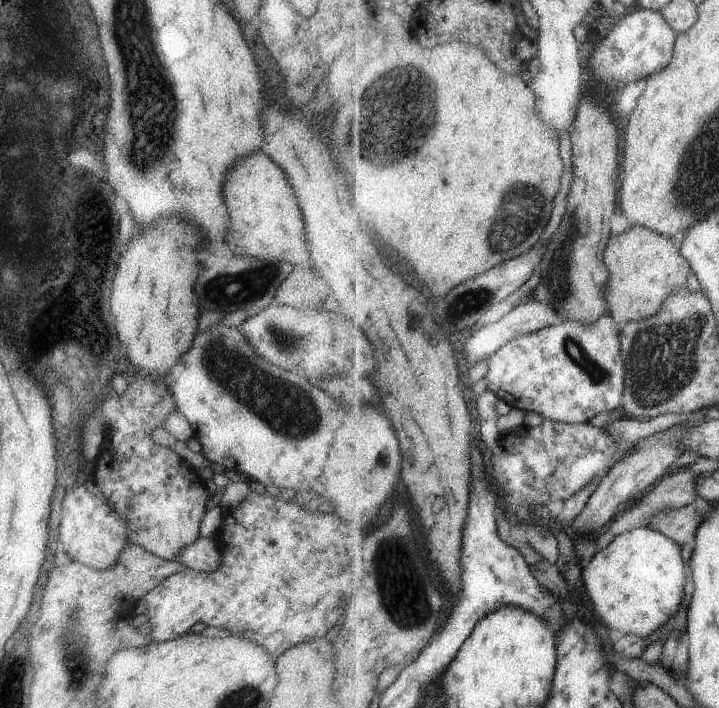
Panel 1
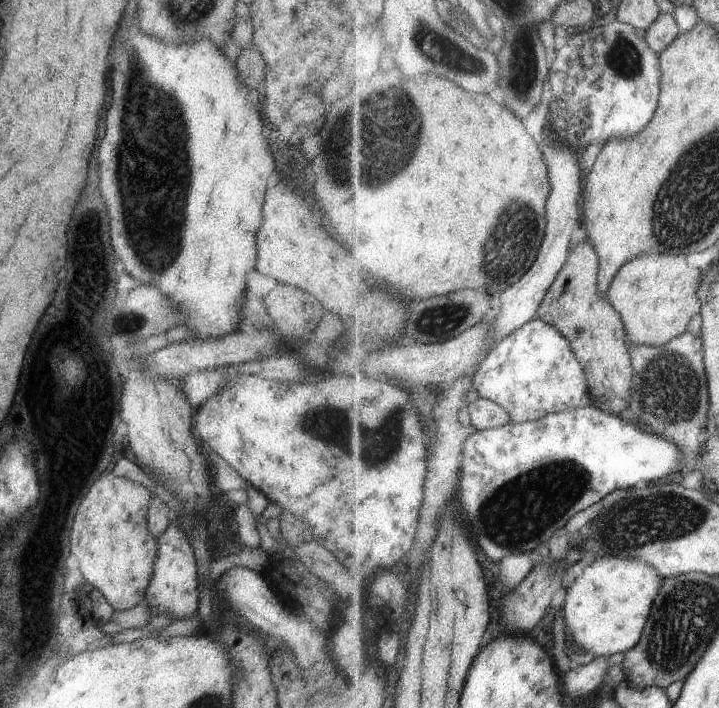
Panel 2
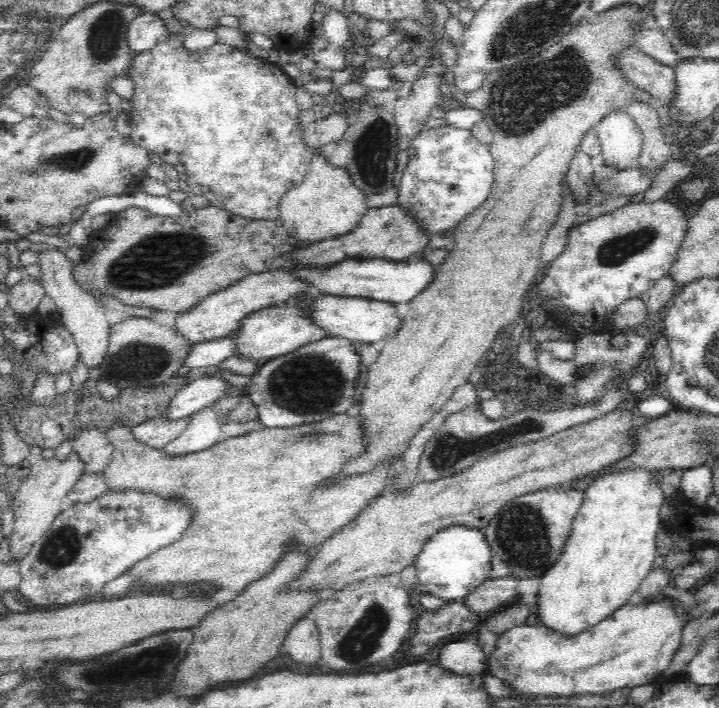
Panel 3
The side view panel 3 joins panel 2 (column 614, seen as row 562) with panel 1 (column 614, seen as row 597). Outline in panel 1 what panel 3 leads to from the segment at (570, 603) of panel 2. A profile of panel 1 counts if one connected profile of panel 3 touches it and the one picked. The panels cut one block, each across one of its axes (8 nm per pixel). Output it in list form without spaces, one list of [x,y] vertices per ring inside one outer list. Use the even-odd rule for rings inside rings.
[[[648,525],[616,536],[605,549],[592,558],[582,572],[586,591],[594,602],[594,612],[596,616],[600,616],[599,621],[609,630],[621,630],[626,634],[636,634],[640,638],[650,636],[666,626],[682,610],[687,595],[690,564],[684,562],[682,549],[682,544],[678,544],[674,538]]]

